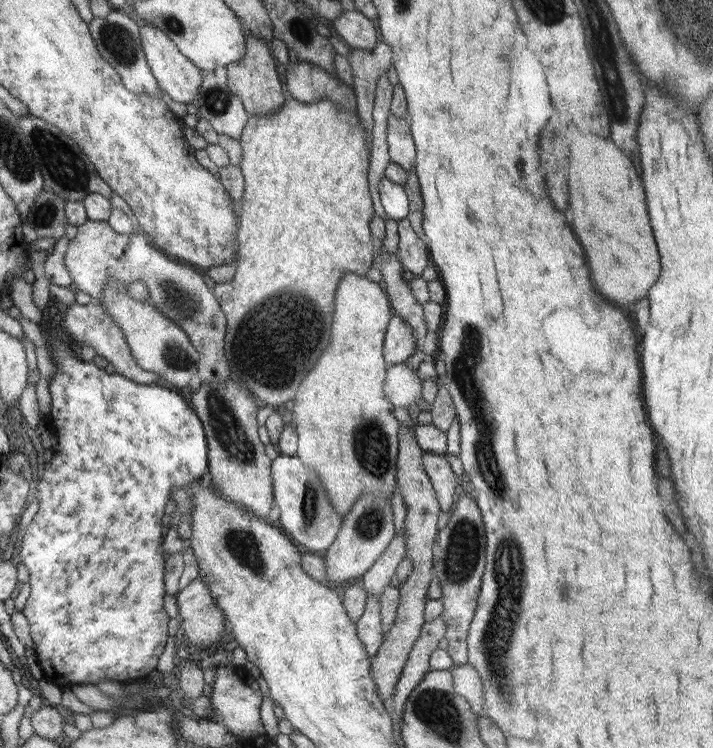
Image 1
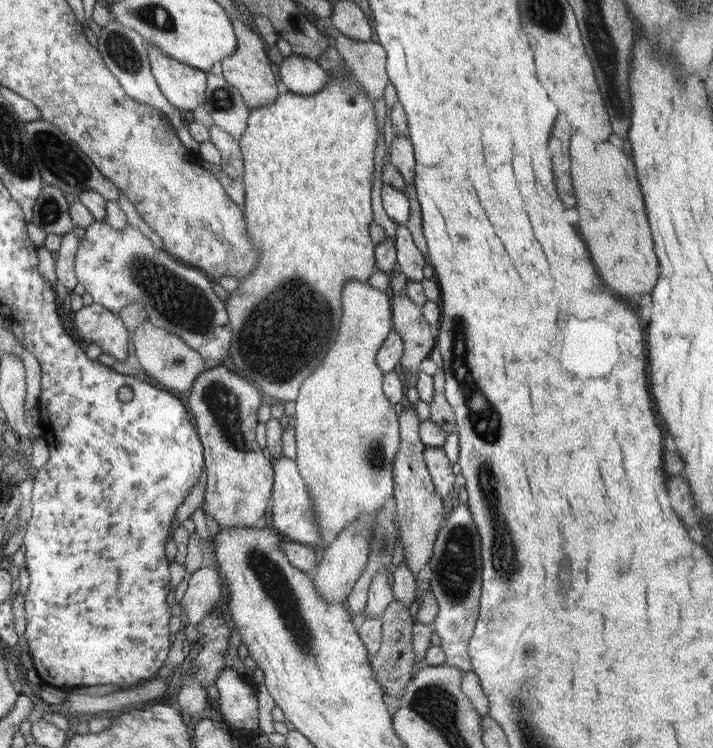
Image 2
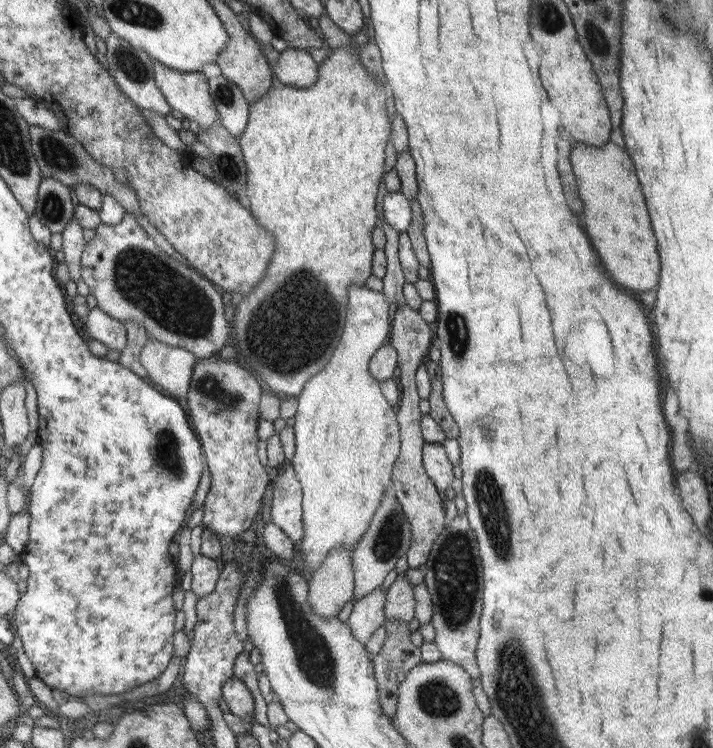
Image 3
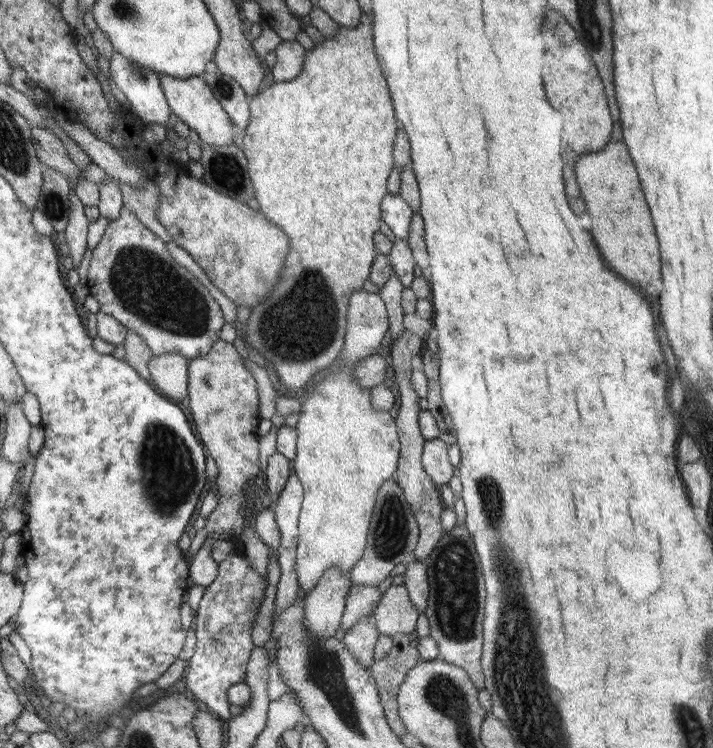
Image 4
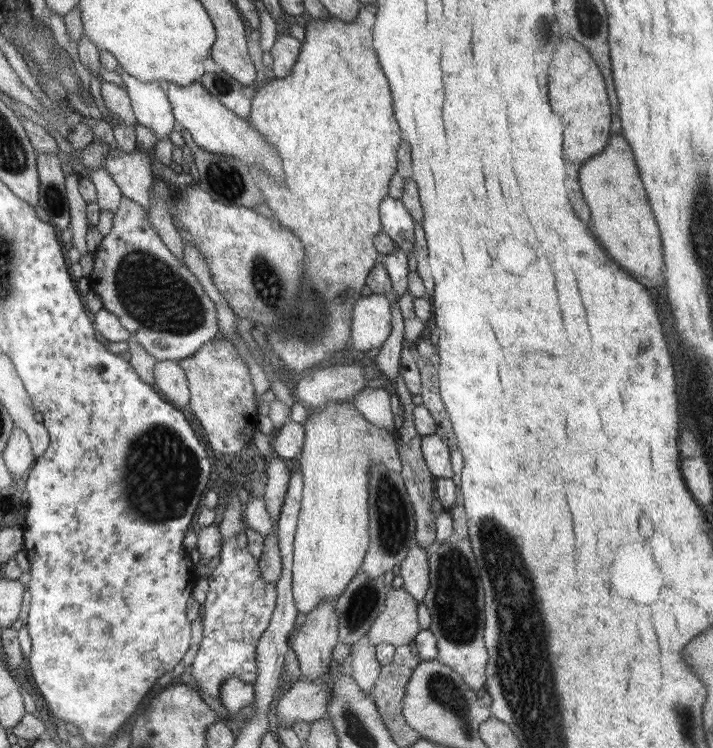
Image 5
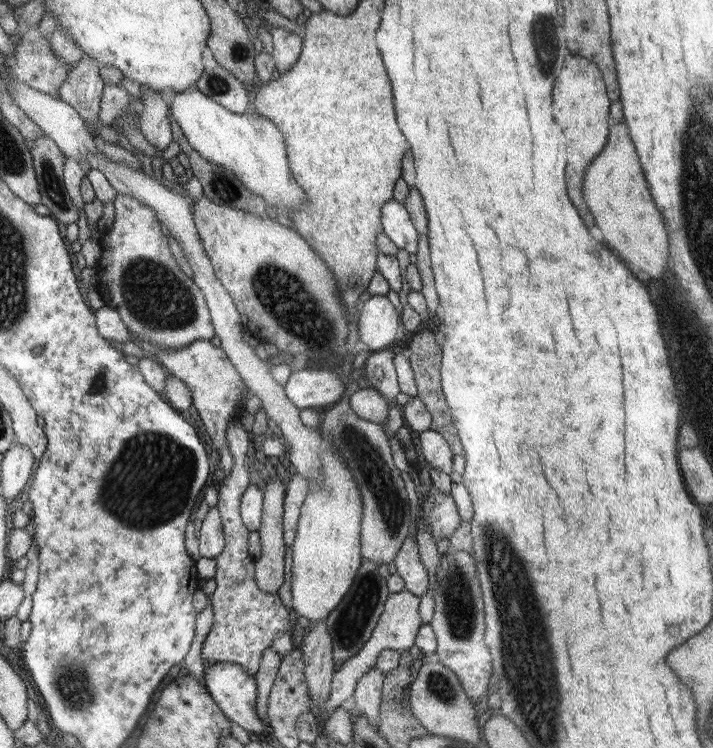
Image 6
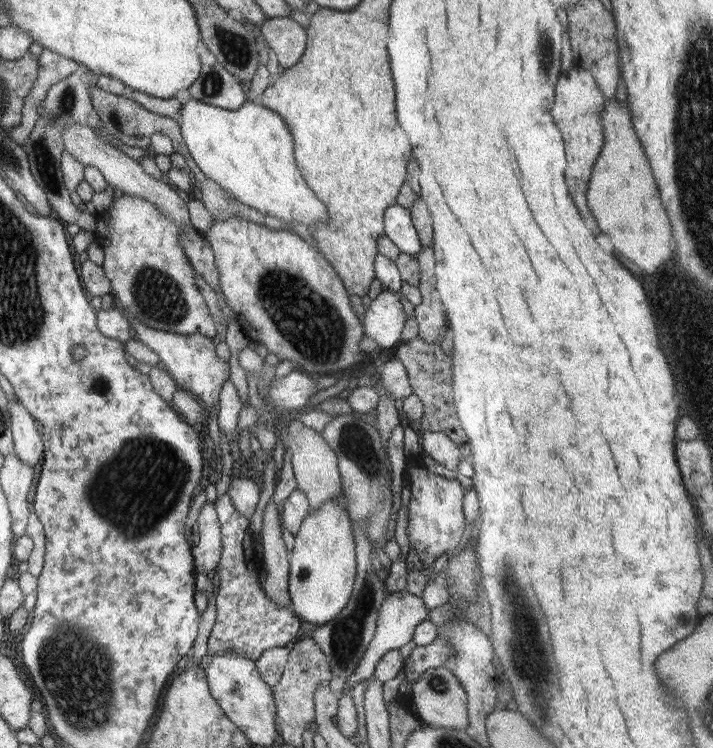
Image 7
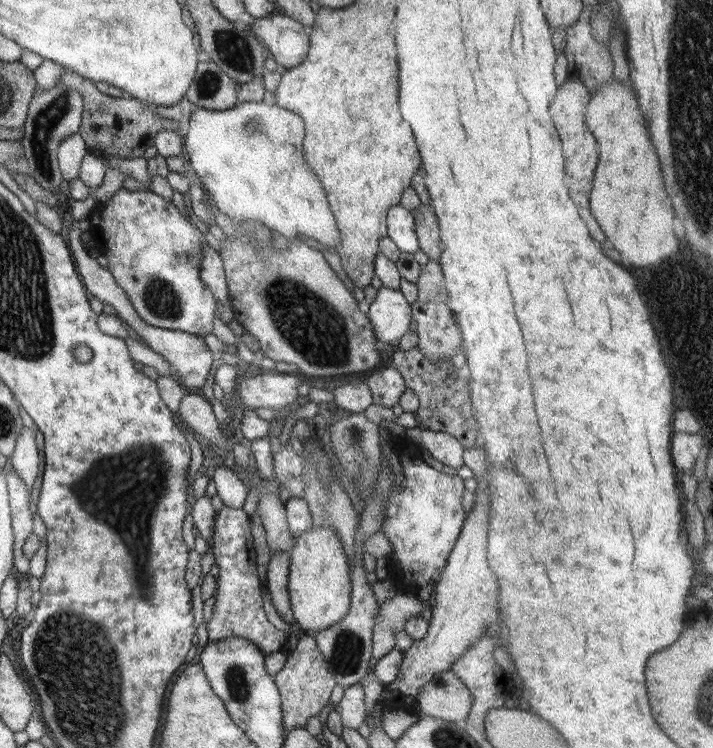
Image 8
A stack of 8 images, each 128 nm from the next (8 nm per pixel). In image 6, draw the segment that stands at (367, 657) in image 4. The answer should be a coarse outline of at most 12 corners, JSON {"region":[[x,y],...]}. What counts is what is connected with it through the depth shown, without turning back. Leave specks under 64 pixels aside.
{"region":[[372,666],[350,702],[377,730],[384,675]]}

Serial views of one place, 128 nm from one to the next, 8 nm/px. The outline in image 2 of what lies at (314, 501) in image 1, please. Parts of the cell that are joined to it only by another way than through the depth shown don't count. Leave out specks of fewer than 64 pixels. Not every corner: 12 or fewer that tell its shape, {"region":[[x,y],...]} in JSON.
{"region":[[272,460],[272,528],[293,543],[321,542],[294,460]]}

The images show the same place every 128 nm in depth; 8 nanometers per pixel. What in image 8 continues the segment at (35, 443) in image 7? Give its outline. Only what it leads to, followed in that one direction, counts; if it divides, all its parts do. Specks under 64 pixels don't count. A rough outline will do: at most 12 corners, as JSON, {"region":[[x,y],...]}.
{"region":[[24,426],[8,466],[31,492],[39,472],[33,432]]}

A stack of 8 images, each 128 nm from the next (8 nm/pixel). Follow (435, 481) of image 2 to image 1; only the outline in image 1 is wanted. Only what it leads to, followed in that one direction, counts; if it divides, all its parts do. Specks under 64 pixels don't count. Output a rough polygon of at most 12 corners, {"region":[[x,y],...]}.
{"region":[[423,453],[441,511],[456,497],[456,476],[443,455]]}

